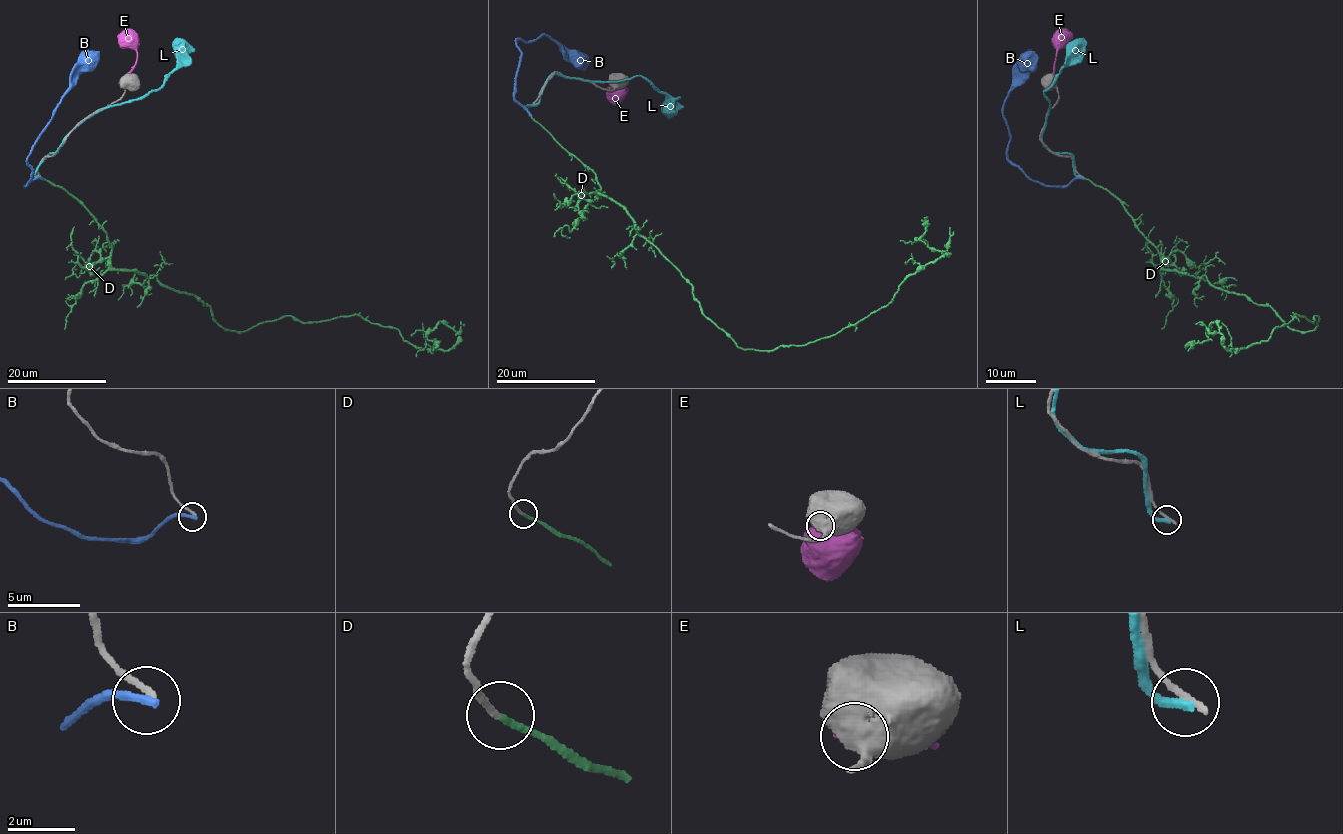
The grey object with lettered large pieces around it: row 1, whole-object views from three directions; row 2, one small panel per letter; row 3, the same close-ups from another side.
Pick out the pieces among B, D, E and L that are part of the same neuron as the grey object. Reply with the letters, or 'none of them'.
D

